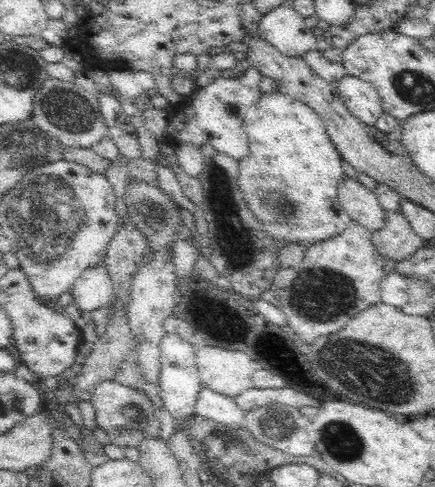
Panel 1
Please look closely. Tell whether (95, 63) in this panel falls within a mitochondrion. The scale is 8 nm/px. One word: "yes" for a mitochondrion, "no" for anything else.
no

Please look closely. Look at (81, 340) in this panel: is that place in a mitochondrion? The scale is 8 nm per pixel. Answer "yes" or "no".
no

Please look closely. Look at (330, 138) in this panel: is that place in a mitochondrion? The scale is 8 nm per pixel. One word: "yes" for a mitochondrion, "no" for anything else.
no

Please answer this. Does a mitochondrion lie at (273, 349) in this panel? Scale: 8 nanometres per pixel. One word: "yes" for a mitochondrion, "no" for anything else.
no

